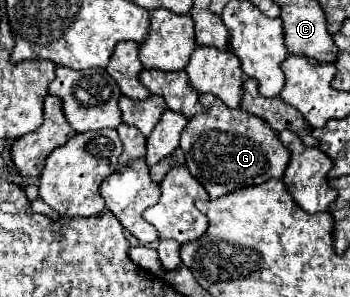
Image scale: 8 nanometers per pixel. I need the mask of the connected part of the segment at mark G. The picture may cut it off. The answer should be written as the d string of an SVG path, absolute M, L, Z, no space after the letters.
M201 94L199 100L207 106L207 112L189 120L181 134L181 150L185 152L189 172L203 184L211 200L285 174L289 150L281 144L265 120L245 112L243 108L227 108L213 94Z

